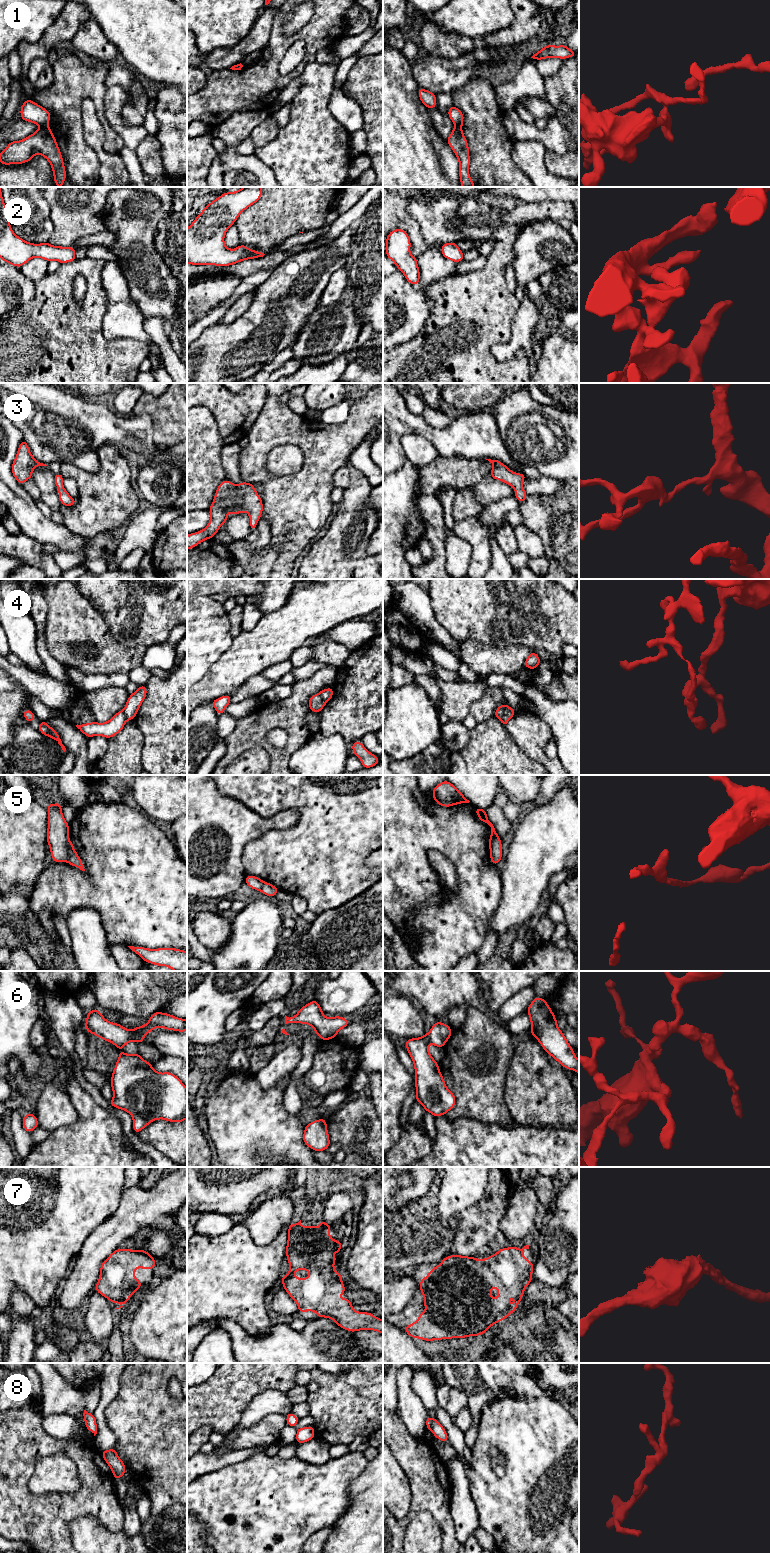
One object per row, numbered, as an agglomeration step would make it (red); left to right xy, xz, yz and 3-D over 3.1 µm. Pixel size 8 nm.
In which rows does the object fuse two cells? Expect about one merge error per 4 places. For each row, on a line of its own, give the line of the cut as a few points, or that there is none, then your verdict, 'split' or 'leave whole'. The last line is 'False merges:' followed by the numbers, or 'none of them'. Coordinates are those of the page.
1: cut in xy along (46, 124), (40, 127); split
2: no cut; leave whole
3: no cut; leave whole
4: cut in yz along (507, 705), (499, 718); split
5: cut in xy along (69, 840), (67, 843), (66, 860); split
6: no cut; leave whole
7: no cut; leave whole
8: no cut; leave whole
False merges: 1, 4, 5

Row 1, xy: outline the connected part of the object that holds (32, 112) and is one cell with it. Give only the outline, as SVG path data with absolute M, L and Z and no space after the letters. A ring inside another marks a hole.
M27 99L21 105L20 114L22 120L35 123L40 127L49 123L51 115L47 109L41 107L37 103L34 103L31 99Z

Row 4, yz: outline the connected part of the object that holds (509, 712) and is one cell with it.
M507 706L502 716L499 718L502 725L506 727L508 721L515 715L516 711L511 707Z

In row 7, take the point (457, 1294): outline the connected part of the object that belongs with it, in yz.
M527 1244L522 1249L513 1245L509 1248L500 1248L497 1253L478 1261L475 1256L450 1255L443 1258L441 1265L436 1265L426 1277L419 1281L426 1310L419 1314L416 1322L405 1326L404 1331L413 1339L419 1338L425 1341L483 1335L493 1324L499 1323L516 1311L525 1288L533 1279L534 1264L524 1257L524 1249L529 1249L529 1245ZM492 1287L498 1288L497 1299L491 1298Z

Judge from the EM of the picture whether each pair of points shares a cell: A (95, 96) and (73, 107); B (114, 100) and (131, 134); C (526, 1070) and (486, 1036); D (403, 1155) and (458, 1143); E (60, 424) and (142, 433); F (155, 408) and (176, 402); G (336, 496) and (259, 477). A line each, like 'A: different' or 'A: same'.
A: same
B: same
C: different
D: different
E: same
F: same
G: different

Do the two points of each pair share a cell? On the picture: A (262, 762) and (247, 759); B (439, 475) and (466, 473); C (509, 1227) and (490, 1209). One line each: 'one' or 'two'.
A: one
B: one
C: two

